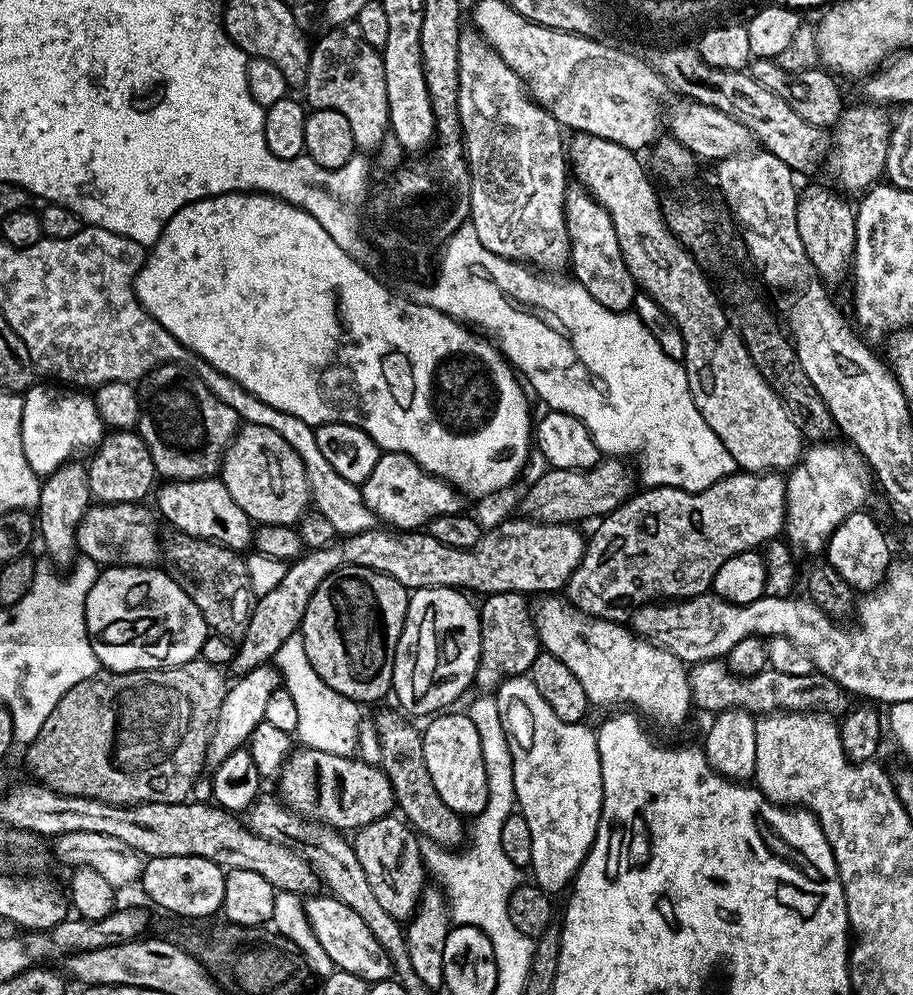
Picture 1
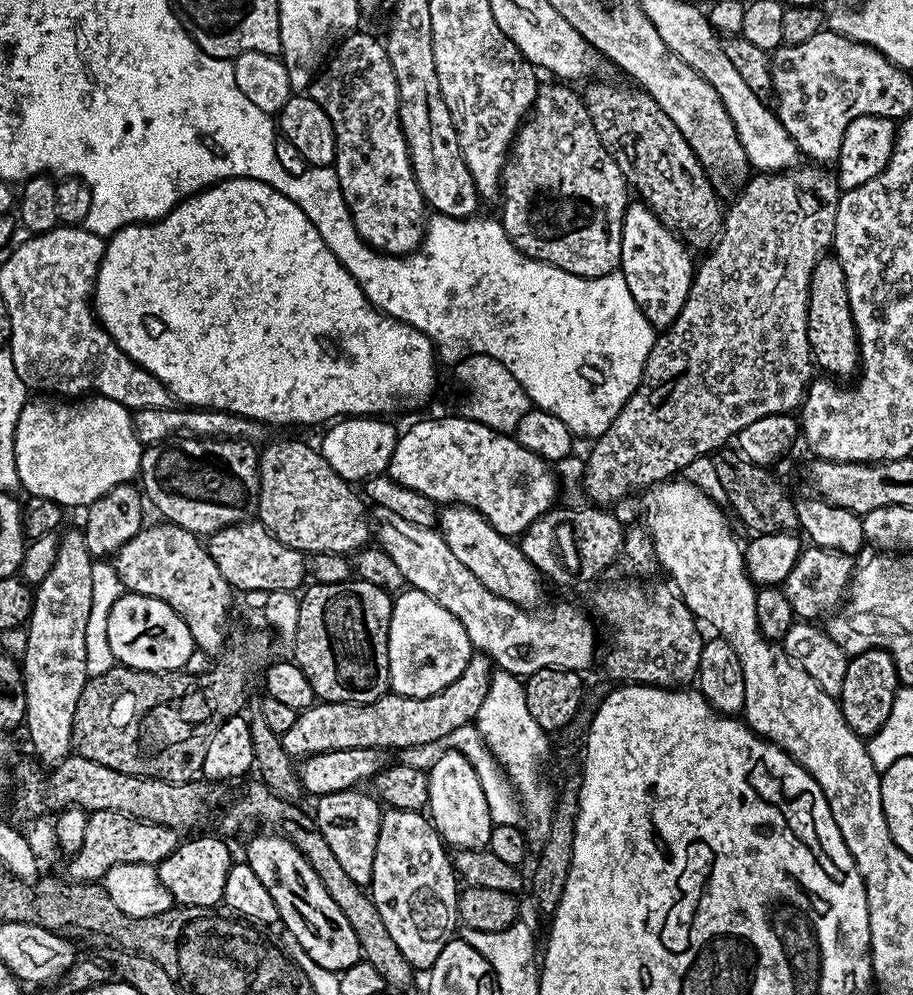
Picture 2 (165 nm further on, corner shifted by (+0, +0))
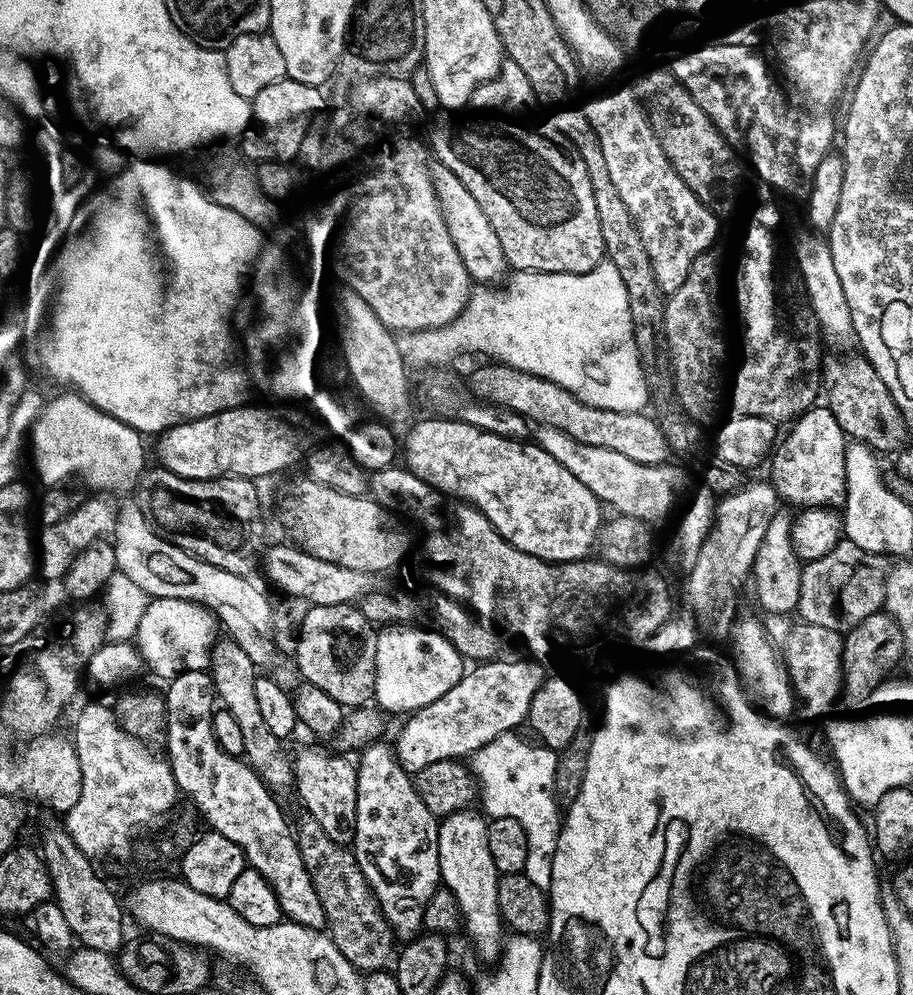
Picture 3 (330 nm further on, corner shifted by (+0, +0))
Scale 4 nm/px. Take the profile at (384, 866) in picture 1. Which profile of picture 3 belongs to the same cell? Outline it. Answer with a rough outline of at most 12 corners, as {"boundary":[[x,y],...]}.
{"boundary":[[294,752],[303,811],[347,845],[356,821],[356,764]]}

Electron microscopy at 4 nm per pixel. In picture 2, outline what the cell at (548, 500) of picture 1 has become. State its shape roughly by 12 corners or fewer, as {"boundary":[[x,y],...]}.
{"boundary":[[831,171],[756,174],[586,456],[616,506],[792,414]]}

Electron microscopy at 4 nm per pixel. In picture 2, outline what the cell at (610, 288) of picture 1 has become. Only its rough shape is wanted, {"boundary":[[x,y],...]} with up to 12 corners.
{"boundary":[[541,83],[504,163],[519,252],[620,267],[630,189],[581,93]]}

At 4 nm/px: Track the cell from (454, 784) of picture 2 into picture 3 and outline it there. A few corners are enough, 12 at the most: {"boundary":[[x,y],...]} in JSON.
{"boundary":[[479,811],[439,821],[443,887],[482,959],[502,952],[500,876]]}

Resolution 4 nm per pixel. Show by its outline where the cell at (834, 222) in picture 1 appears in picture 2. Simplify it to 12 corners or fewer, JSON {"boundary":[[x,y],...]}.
{"boundary":[[835,255],[814,266],[812,358],[832,378],[857,375],[860,340]]}

